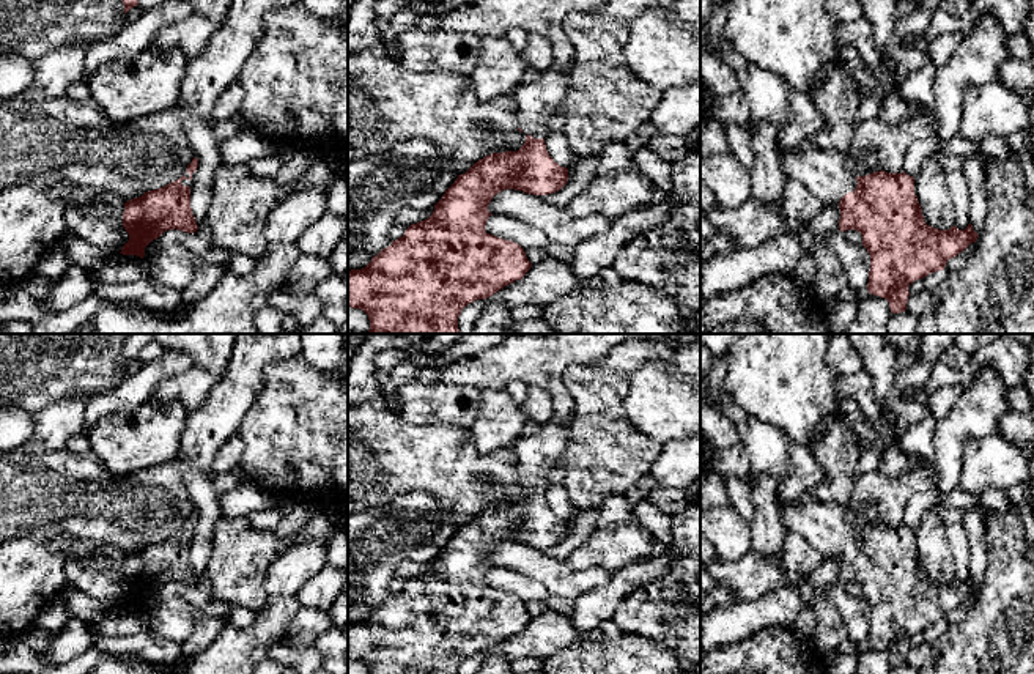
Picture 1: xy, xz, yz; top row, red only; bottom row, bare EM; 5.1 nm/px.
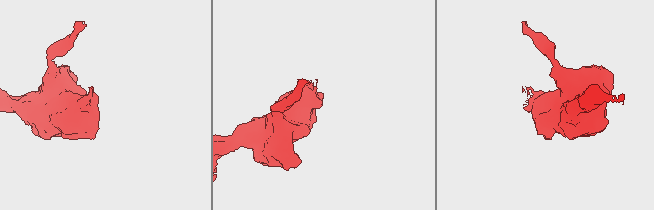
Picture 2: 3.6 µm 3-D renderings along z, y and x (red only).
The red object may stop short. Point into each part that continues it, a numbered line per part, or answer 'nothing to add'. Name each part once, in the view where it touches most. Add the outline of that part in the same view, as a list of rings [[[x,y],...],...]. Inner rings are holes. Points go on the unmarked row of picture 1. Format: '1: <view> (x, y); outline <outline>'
1: yz (825, 526); outline [[[779,496],[782,523],[788,532],[803,535],[823,559],[837,557],[856,542],[856,529],[848,524],[845,507],[823,502],[784,501]]]

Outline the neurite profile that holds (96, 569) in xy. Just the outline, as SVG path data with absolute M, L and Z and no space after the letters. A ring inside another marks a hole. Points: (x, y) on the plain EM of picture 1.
M57 539L50 546L65 556L68 583L107 609L120 606L129 594L123 580L124 553L116 546L74 539Z

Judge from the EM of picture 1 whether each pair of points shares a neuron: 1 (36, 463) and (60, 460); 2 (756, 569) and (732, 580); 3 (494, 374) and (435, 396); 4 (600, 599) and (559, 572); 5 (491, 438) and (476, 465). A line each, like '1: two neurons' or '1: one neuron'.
1: one neuron
2: one neuron
3: two neurons
4: two neurons
5: two neurons

